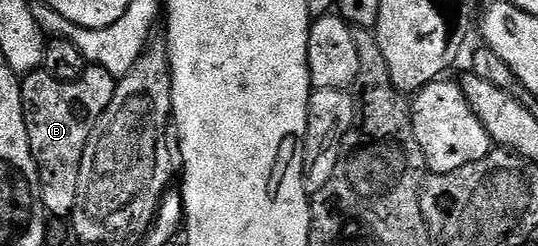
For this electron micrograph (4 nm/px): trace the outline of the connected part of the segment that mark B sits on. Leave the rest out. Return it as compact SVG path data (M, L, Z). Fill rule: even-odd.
M95 65L85 66L74 81L62 81L49 71L29 71L20 79L24 120L36 168L40 174L42 205L49 216L64 221L69 218L78 197L78 173L82 153L94 125L106 113L116 92L115 74Z

